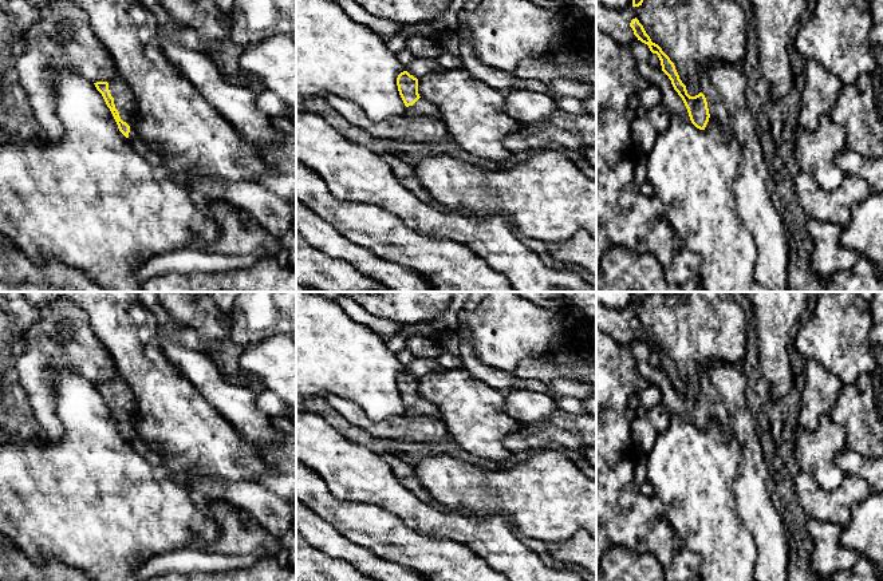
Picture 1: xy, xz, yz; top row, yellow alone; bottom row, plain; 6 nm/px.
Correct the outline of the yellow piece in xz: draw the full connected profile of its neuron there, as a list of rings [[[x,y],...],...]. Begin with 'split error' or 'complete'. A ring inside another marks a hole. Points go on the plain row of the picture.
split error; [[[403,371],[397,378],[397,386],[399,395],[406,406],[407,416],[427,416],[439,419],[437,406],[433,402],[419,396],[417,378],[410,375],[407,371]]]

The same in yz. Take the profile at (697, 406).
split error; [[[636,317],[631,320],[630,327],[632,328],[634,335],[638,337],[638,340],[647,344],[650,351],[658,355],[661,360],[662,371],[669,376],[674,390],[682,398],[687,408],[691,423],[697,428],[705,430],[709,419],[714,418],[724,426],[724,430],[729,435],[732,435],[734,430],[733,420],[722,399],[720,398],[720,394],[717,392],[714,384],[706,376],[706,374],[702,372],[699,375],[701,392],[695,396],[690,396],[687,394],[686,386],[679,379],[674,363],[670,360],[670,357],[662,351],[662,348],[658,344],[651,341],[650,336],[646,333],[643,325],[639,323]]]

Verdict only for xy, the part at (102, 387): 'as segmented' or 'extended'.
extended

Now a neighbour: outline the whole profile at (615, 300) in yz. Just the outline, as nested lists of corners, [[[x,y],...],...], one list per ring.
[[[596,292],[596,303],[622,311],[632,305],[632,292]]]

